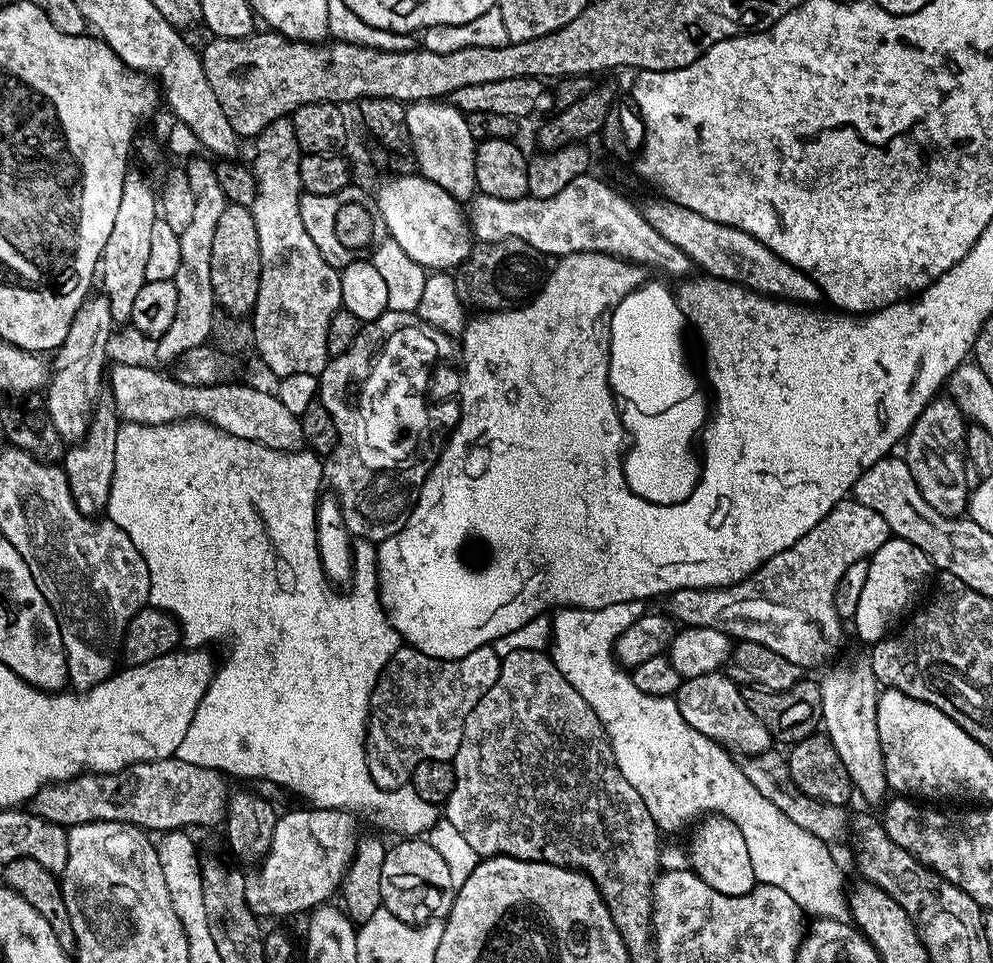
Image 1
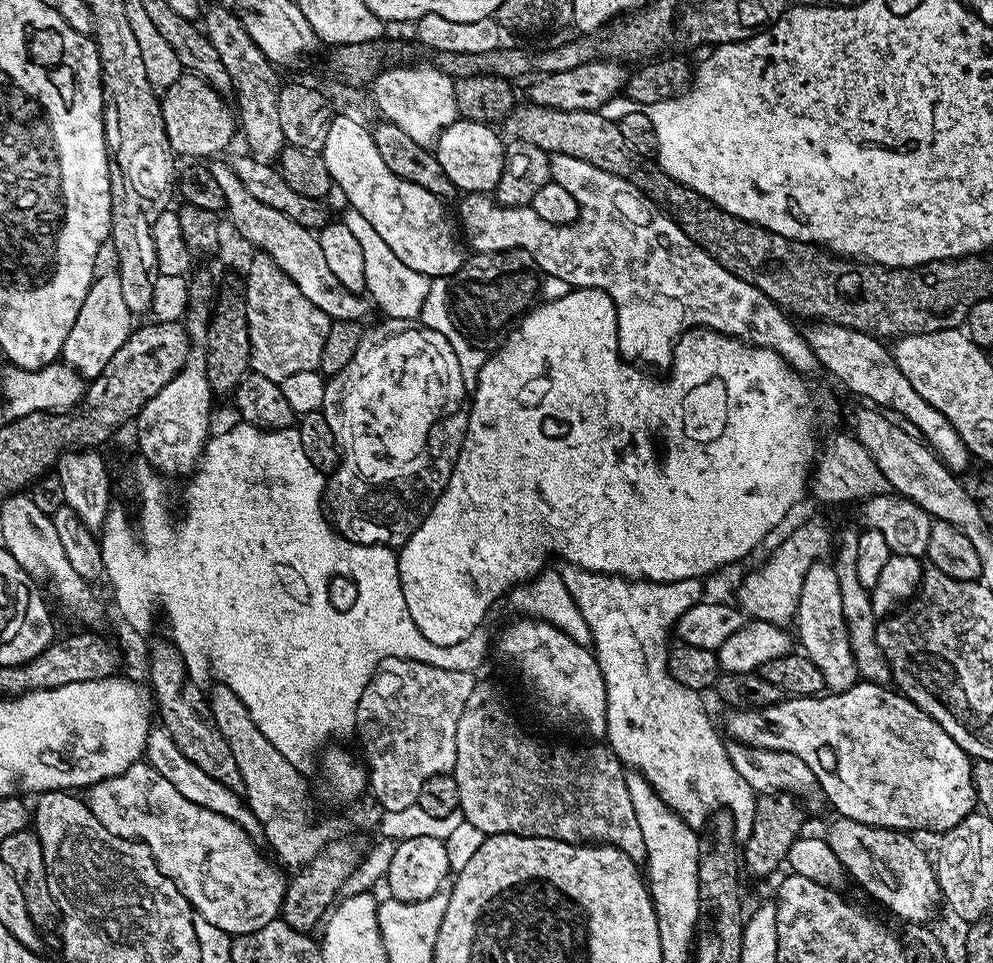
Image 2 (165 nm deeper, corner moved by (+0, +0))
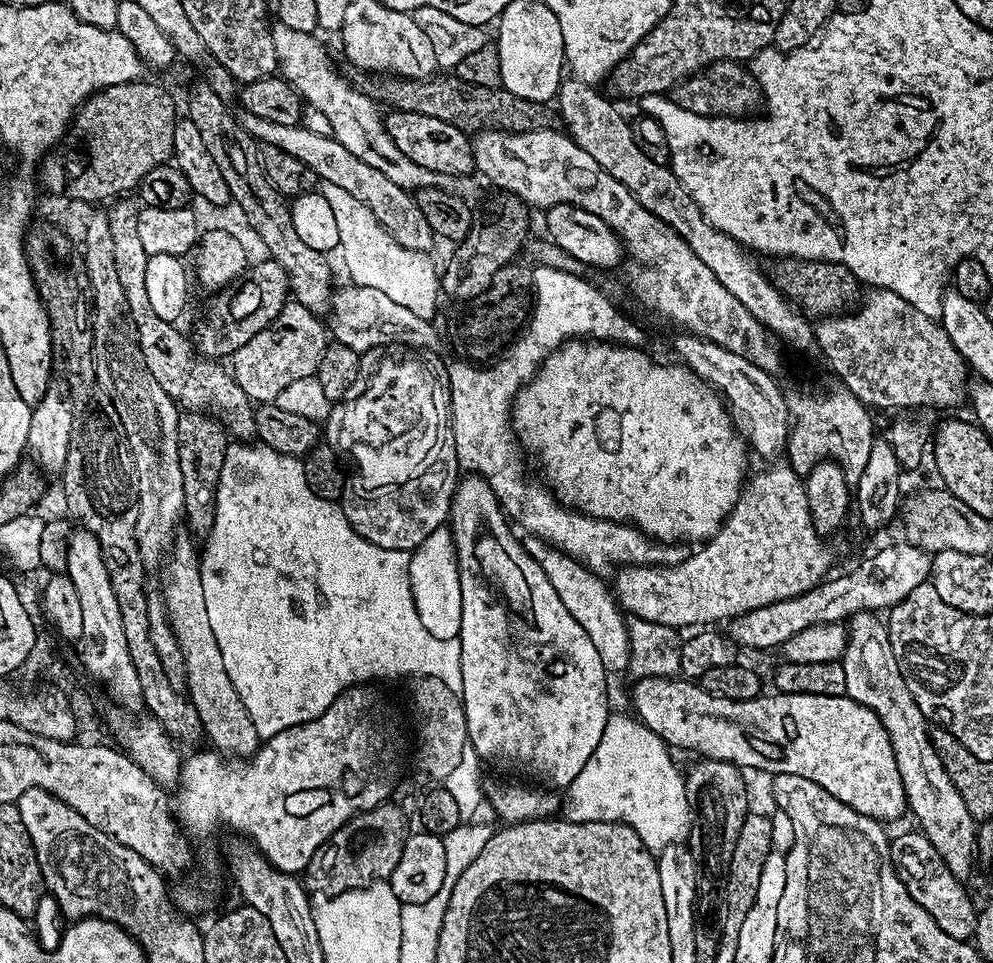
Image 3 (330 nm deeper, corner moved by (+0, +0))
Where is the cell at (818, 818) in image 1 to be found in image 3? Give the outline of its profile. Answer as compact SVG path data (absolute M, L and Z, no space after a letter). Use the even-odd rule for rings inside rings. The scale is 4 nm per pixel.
M923 831L904 832L901 836L893 835L888 845L888 852L892 856L892 865L896 868L896 876L904 883L910 898L950 934L950 938L971 941L976 935L977 905L972 905L965 885L957 876L950 874L946 862L934 850L934 846L924 835Z

